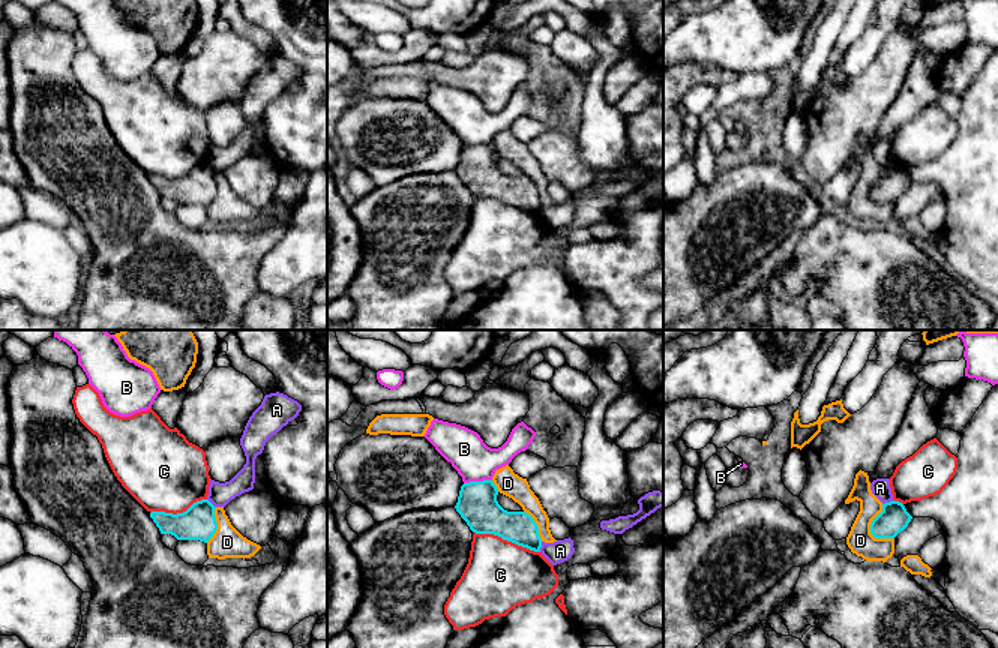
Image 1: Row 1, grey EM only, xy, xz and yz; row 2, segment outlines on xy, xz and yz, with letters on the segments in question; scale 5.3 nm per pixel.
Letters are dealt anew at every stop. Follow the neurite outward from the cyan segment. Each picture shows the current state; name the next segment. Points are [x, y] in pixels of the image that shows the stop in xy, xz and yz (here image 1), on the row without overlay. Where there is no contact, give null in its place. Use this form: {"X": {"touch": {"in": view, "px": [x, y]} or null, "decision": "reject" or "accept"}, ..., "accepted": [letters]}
{"A": {"touch": {"in": "yz", "px": [887, 167]}, "decision": "reject"}, "B": {"touch": {"in": "xz", "px": [477, 146]}, "decision": "reject"}, "C": {"touch": {"in": "xz", "px": [508, 204]}, "decision": "reject"}, "D": {"touch": {"in": "yz", "px": [871, 194]}, "decision": "reject"}, "accepted": []}

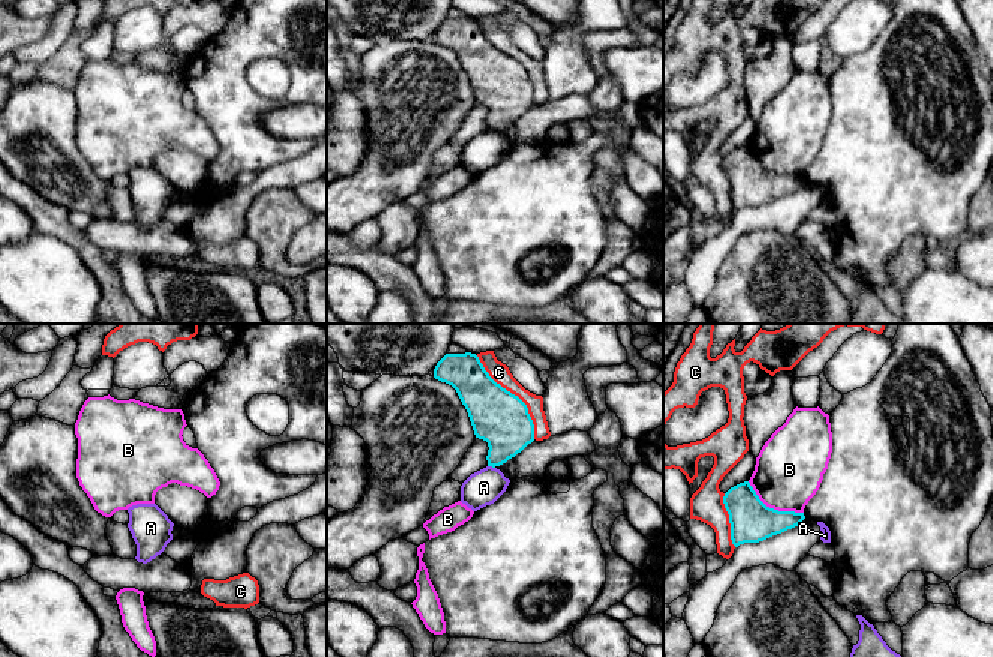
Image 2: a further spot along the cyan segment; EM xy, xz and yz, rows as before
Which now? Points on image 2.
{"A": {"touch": {"in": "xz", "px": [491, 129]}, "decision": "reject"}, "B": {"touch": {"in": "yz", "px": [773, 173]}, "decision": "reject"}, "C": {"touch": {"in": "xz", "px": [513, 59]}, "decision": "reject"}, "accepted": []}

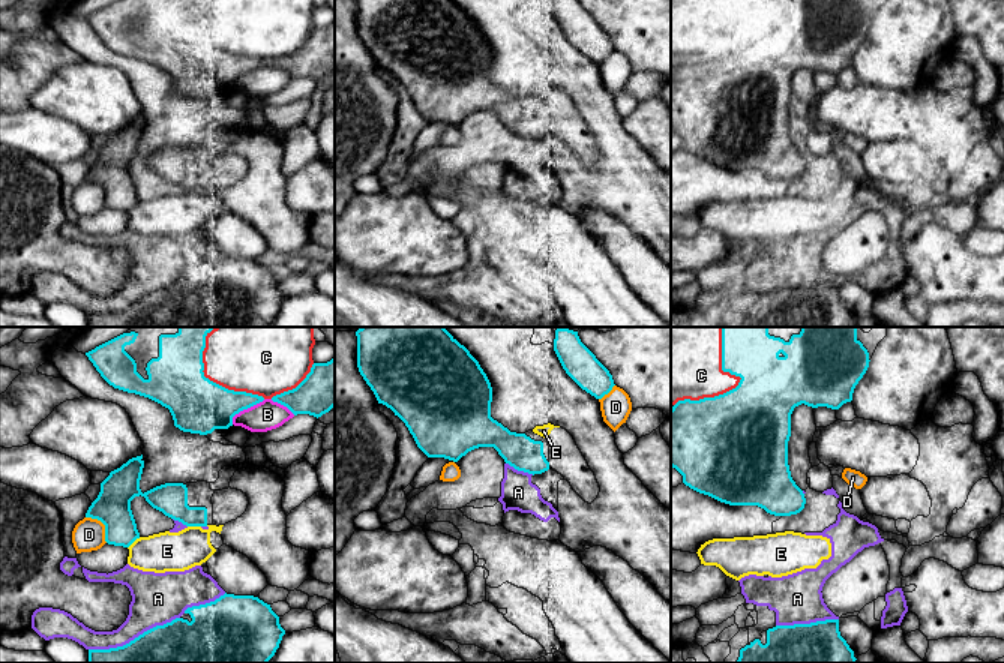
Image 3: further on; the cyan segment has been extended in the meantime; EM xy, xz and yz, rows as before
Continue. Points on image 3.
{"A": {"touch": {"in": "xy", "px": [135, 302]}, "decision": "reject"}, "B": {"touch": {"in": "xy", "px": [245, 72]}, "decision": "reject"}, "C": {"touch": {"in": "yz", "px": [736, 51]}, "decision": "reject"}, "D": {"touch": {"in": "xy", "px": [104, 188]}, "decision": "reject"}, "E": {"touch": {"in": "xy", "px": [194, 189]}, "decision": "reject"}, "accepted": []}

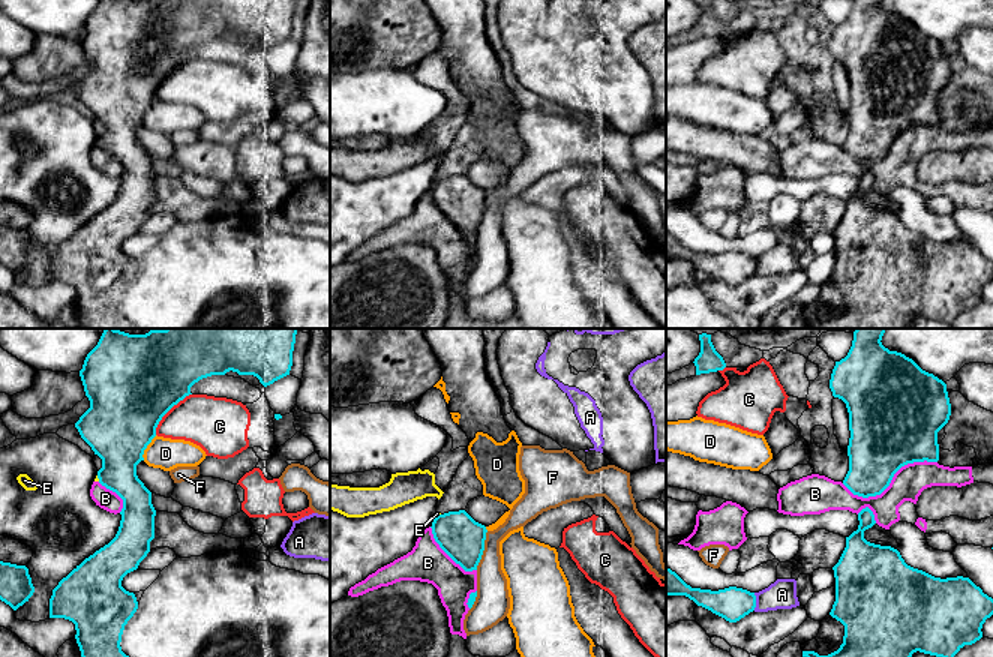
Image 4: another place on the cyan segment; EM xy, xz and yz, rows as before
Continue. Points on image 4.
{"A": {"touch": {"in": "yz", "px": [755, 266]}, "decision": "reject"}, "B": {"touch": {"in": "yz", "px": [890, 146]}, "decision": "reject"}, "C": {"touch": {"in": "xy", "px": [168, 74]}, "decision": "reject"}, "D": {"touch": {"in": "xy", "px": [146, 111]}, "decision": "reject"}, "E": {"touch": {"in": "xy", "px": [98, 141]}, "decision": "accept"}, "F": {"touch": {"in": "xz", "px": [483, 213]}, "decision": "reject"}, "accepted": ["E"]}

